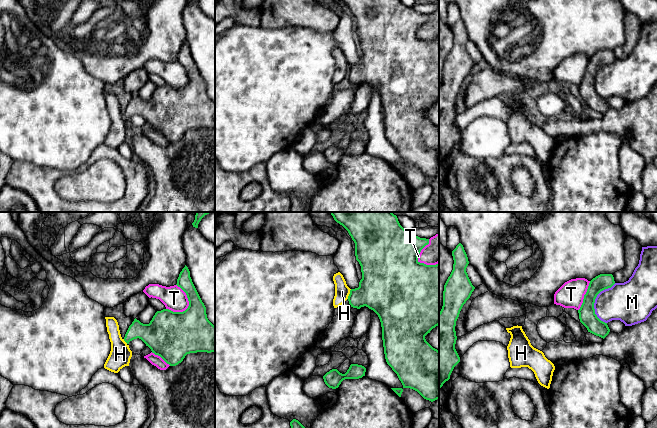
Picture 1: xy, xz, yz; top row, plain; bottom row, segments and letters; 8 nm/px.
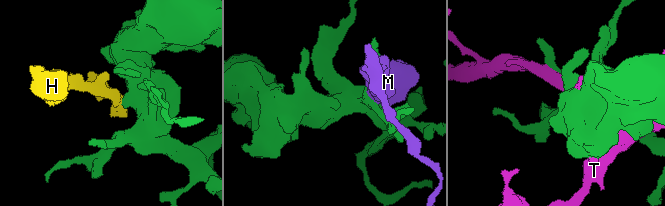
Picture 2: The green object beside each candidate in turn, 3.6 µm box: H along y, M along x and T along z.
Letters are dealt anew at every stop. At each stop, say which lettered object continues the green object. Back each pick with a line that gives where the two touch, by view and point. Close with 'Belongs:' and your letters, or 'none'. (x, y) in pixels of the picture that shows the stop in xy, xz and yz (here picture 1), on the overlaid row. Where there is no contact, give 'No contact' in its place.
Belongs: none

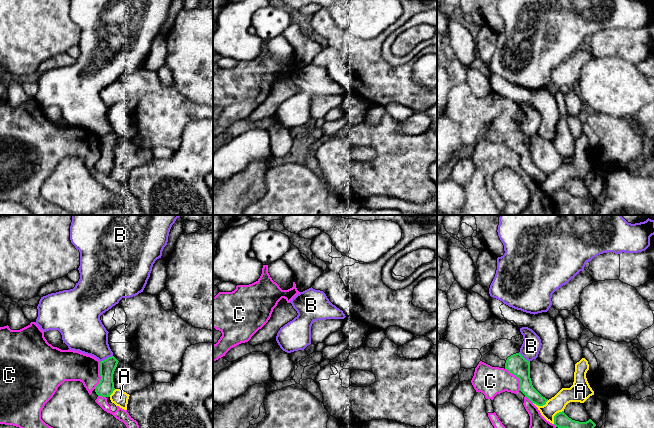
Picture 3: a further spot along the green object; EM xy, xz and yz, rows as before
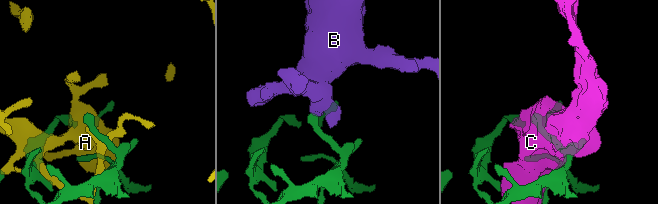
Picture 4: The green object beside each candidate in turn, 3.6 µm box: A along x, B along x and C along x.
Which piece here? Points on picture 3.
Belongs: none

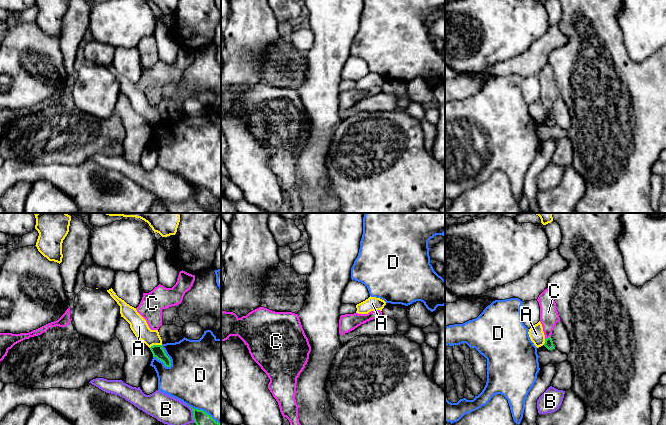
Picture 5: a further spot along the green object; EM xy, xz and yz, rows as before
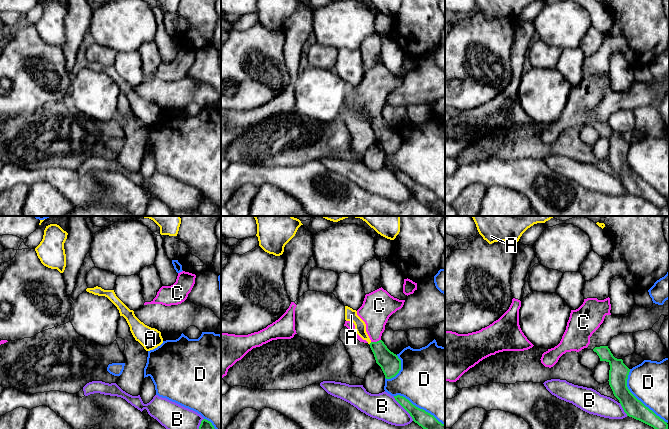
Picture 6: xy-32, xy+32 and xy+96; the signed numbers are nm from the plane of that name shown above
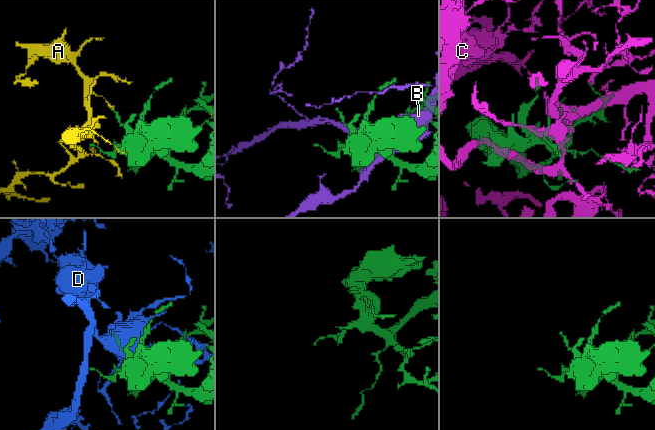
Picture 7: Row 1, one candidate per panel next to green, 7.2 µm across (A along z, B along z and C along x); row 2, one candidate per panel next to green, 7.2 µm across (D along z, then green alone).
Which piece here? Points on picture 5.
C: Touches green at yz (547, 338)
Belongs: C

